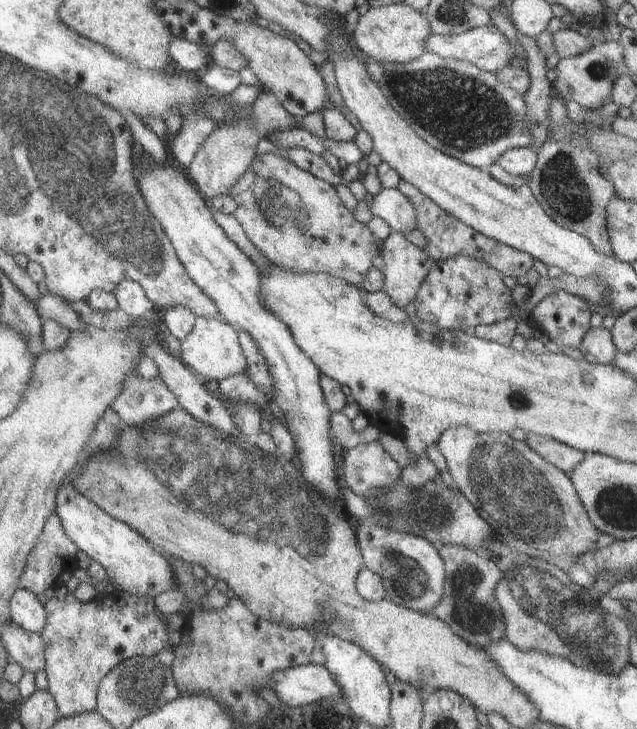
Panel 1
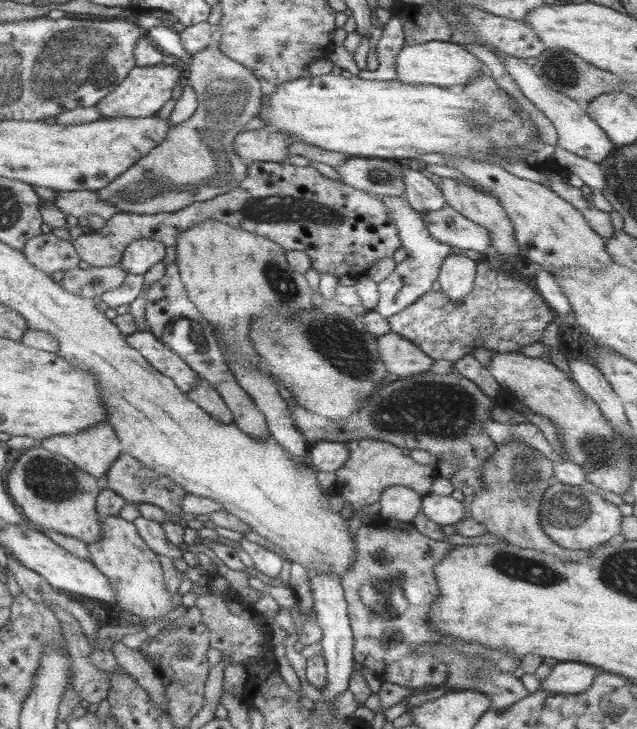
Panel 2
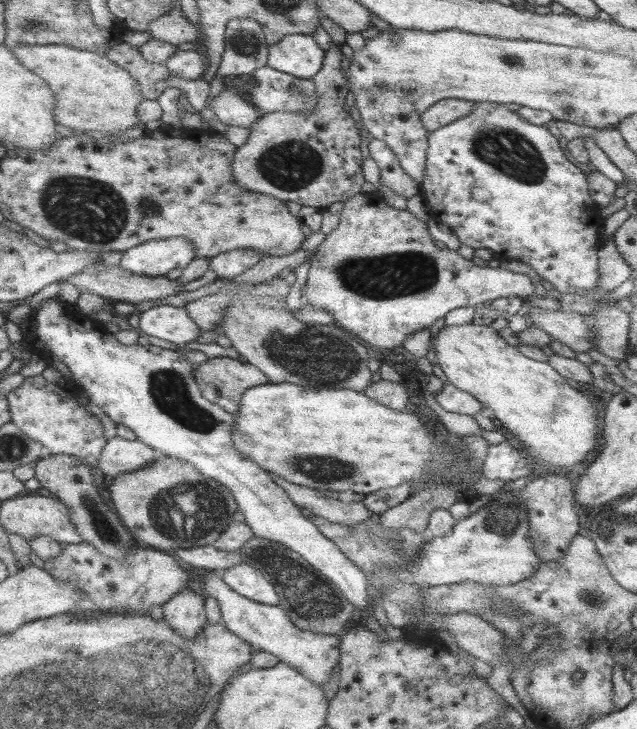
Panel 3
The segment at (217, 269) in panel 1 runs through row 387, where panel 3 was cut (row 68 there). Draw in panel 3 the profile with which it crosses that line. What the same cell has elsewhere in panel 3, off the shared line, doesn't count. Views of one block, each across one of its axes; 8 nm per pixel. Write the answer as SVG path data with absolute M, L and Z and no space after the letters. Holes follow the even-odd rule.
M286 34L276 44L268 46L267 66L306 80L318 73L324 63L325 51L308 34Z

